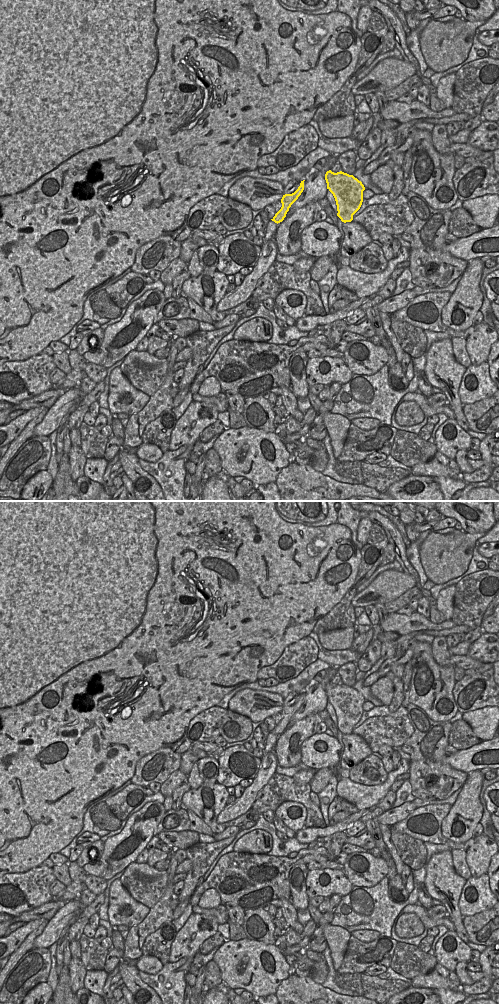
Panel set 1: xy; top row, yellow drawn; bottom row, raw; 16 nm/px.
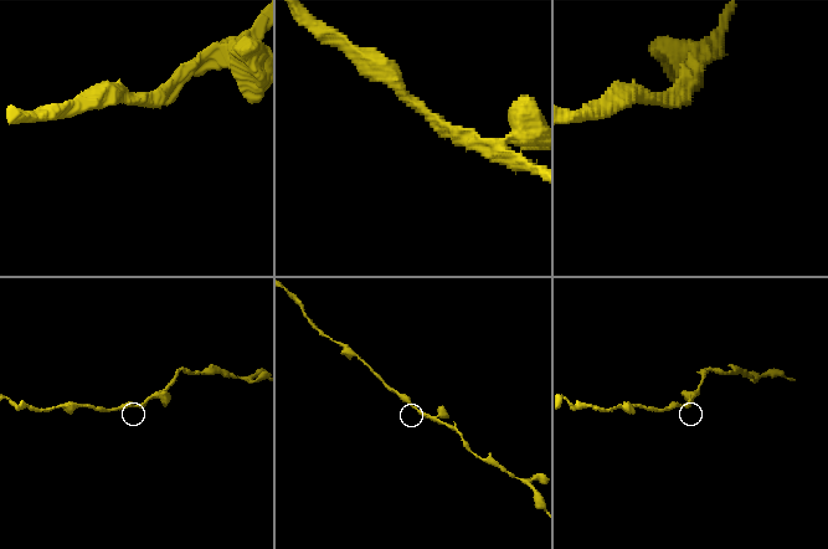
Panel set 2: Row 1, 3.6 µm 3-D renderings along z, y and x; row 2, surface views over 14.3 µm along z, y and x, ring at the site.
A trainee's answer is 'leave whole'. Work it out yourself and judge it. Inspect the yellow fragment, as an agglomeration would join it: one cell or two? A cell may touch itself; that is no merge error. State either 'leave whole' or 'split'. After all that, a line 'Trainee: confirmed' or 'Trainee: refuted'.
leave whole
Trainee: confirmed

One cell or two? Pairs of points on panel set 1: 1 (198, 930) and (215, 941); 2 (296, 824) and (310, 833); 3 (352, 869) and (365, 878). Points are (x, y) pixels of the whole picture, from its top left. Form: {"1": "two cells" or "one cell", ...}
{"1": "two cells", "2": "two cells", "3": "one cell"}

